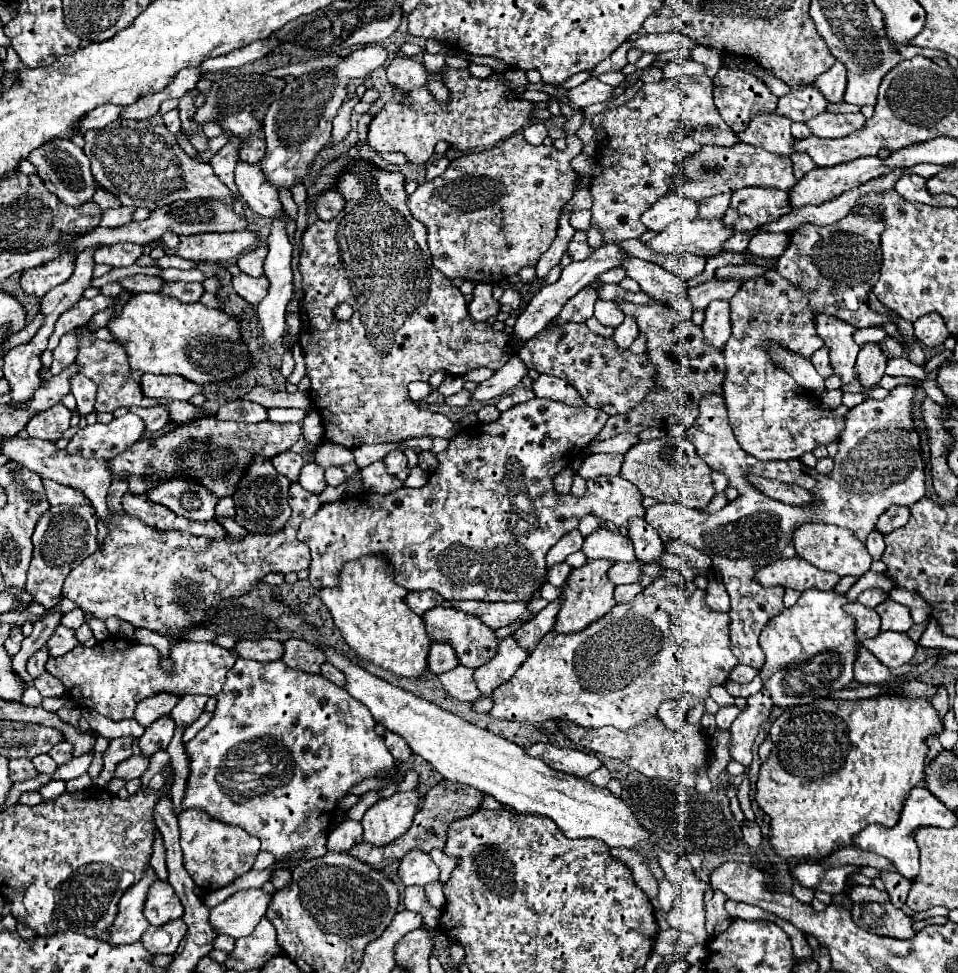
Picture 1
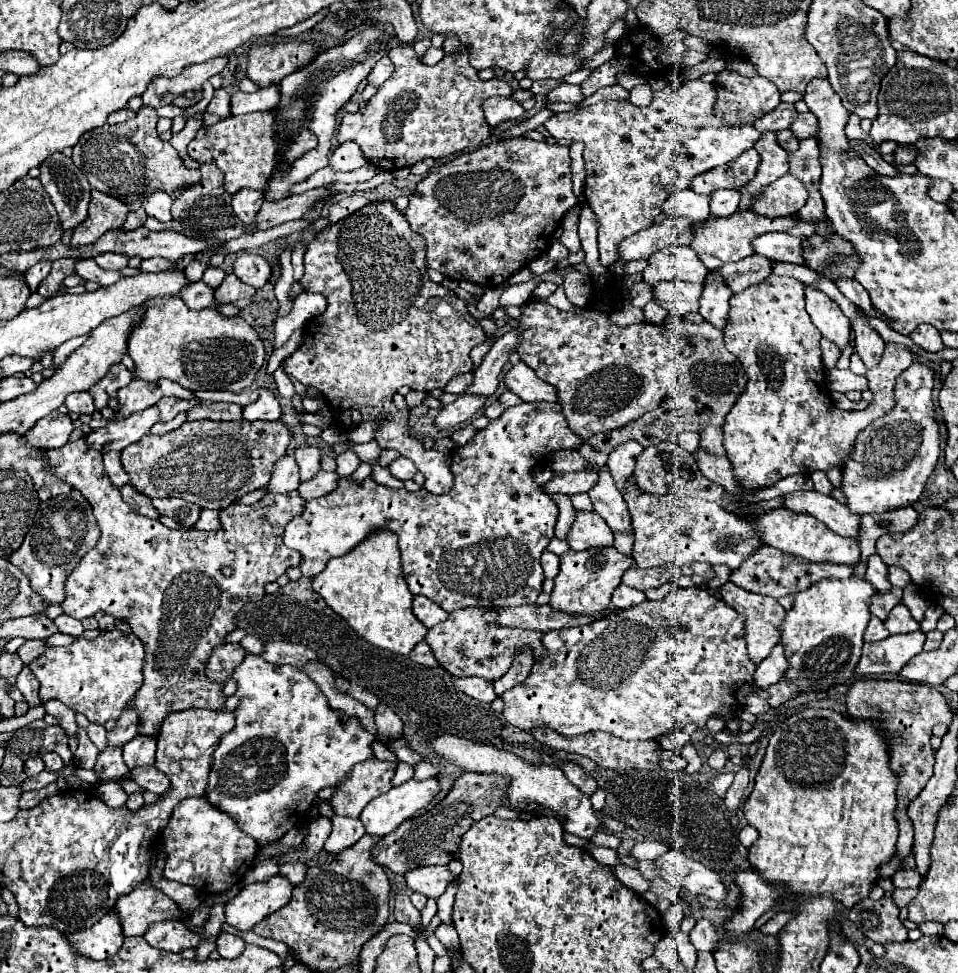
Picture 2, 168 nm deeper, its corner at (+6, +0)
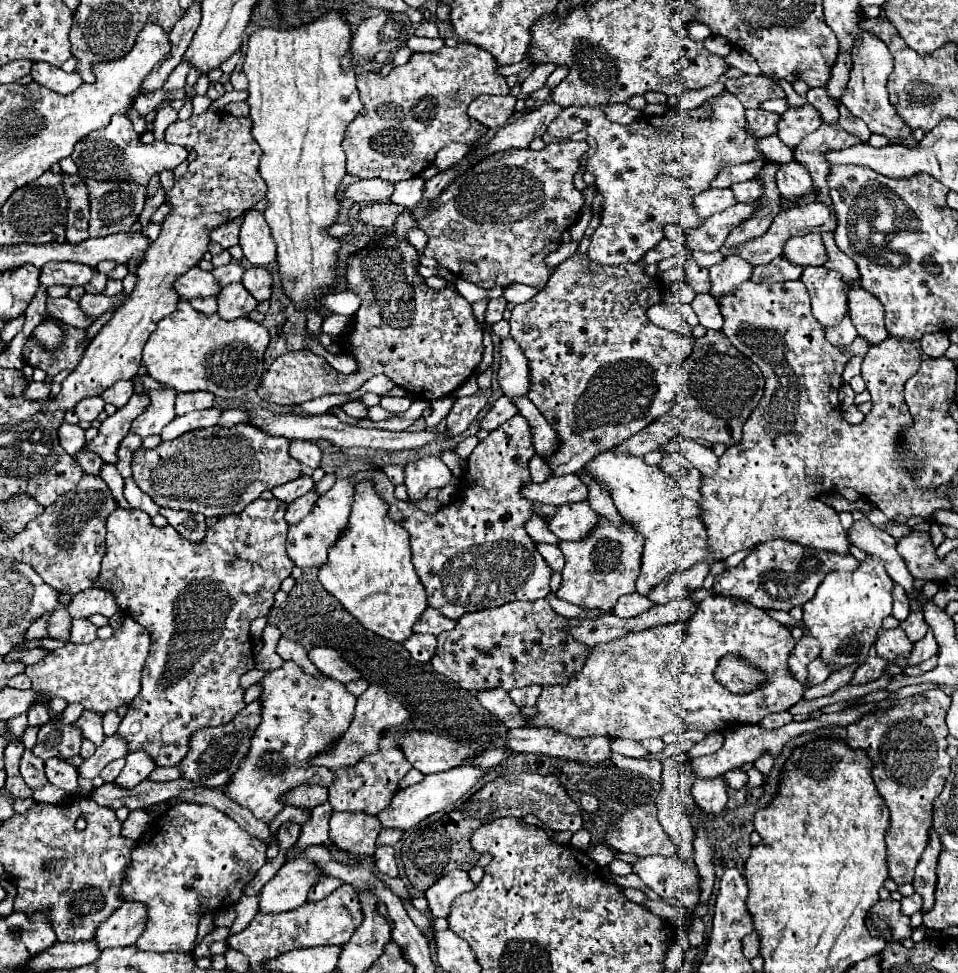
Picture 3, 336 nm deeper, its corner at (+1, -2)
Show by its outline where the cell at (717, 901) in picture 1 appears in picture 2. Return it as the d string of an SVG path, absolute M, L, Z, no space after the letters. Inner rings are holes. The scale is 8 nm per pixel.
M698 920L694 930L690 932L690 942L698 952L710 952L716 948L720 936L710 920Z

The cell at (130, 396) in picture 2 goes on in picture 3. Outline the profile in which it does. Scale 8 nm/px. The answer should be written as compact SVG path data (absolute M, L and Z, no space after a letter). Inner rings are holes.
M133 394L123 408L119 408L113 416L107 416L107 420L101 422L95 440L87 442L85 446L99 454L105 462L115 464L119 442L127 436L131 422L145 410L145 406L149 406L149 394Z

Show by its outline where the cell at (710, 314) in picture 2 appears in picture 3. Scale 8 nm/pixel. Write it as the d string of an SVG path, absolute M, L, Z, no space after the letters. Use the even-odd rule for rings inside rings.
M727 254L721 264L715 264L709 268L709 282L711 282L709 294L717 302L721 302L721 294L729 294L739 284L749 280L751 270L753 270L753 266L747 264L745 260L741 260L739 256Z

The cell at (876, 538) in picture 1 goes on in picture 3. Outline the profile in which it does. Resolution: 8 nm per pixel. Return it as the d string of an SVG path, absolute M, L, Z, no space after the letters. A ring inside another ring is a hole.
M893 586L893 616L897 620L905 620L909 614L909 598L901 586Z

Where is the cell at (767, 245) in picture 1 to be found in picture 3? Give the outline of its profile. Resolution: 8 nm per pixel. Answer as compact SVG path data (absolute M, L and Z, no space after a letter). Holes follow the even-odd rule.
M807 234L799 238L789 238L785 242L783 256L797 266L821 266L825 262L825 246L819 234Z

